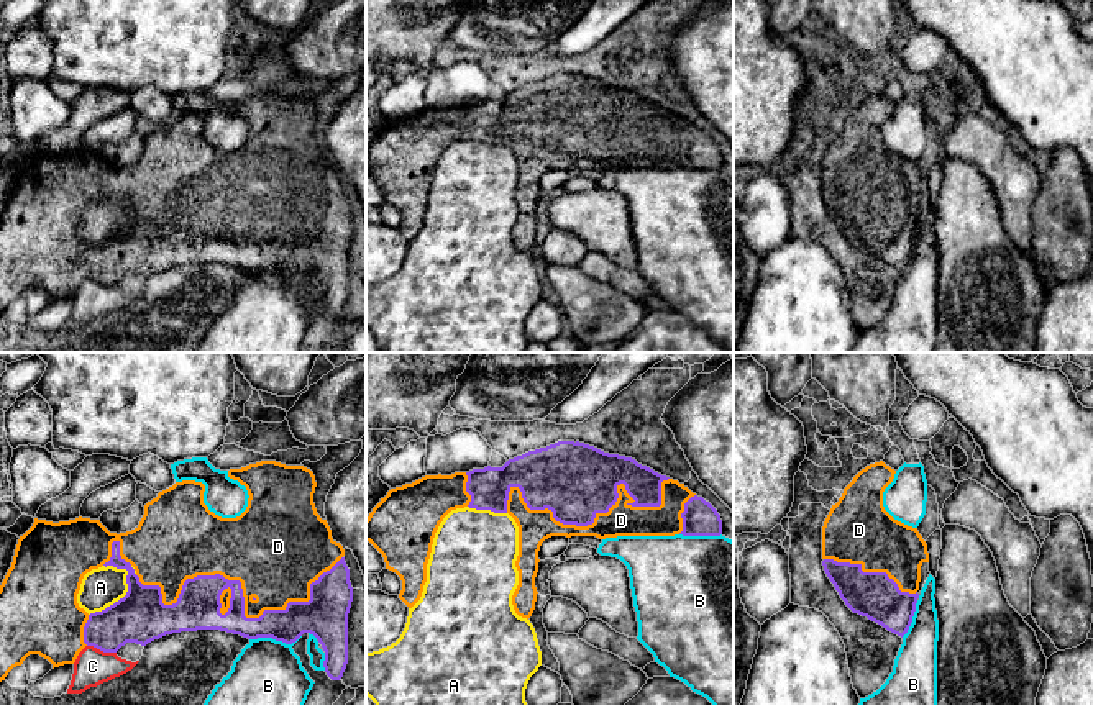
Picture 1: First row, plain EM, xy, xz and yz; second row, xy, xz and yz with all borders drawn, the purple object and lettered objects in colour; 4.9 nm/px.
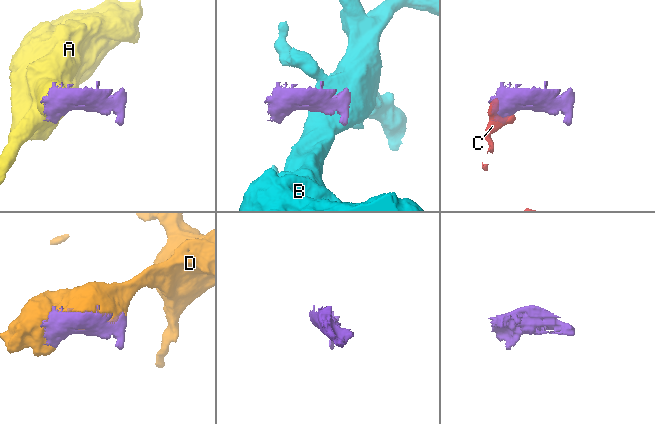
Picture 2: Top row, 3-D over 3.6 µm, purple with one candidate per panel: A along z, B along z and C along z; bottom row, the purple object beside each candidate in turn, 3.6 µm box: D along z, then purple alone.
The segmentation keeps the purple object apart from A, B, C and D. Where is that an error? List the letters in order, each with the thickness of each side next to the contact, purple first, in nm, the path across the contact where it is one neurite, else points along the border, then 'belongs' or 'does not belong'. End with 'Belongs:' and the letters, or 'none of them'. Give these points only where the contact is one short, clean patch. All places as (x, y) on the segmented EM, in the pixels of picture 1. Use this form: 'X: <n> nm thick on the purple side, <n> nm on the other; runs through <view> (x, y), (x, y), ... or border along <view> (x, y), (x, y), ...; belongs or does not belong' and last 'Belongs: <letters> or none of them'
A: 260 nm thick on the purple side, 190 nm on the other; does not belong
B: 190 nm thick on the purple side, 320 nm on the other; does not belong
C: 260 nm thick on the purple side, 180 nm on the other; does not belong
D: 220 nm thick on the purple side, 460 nm on the other; belongs
Belongs: D

